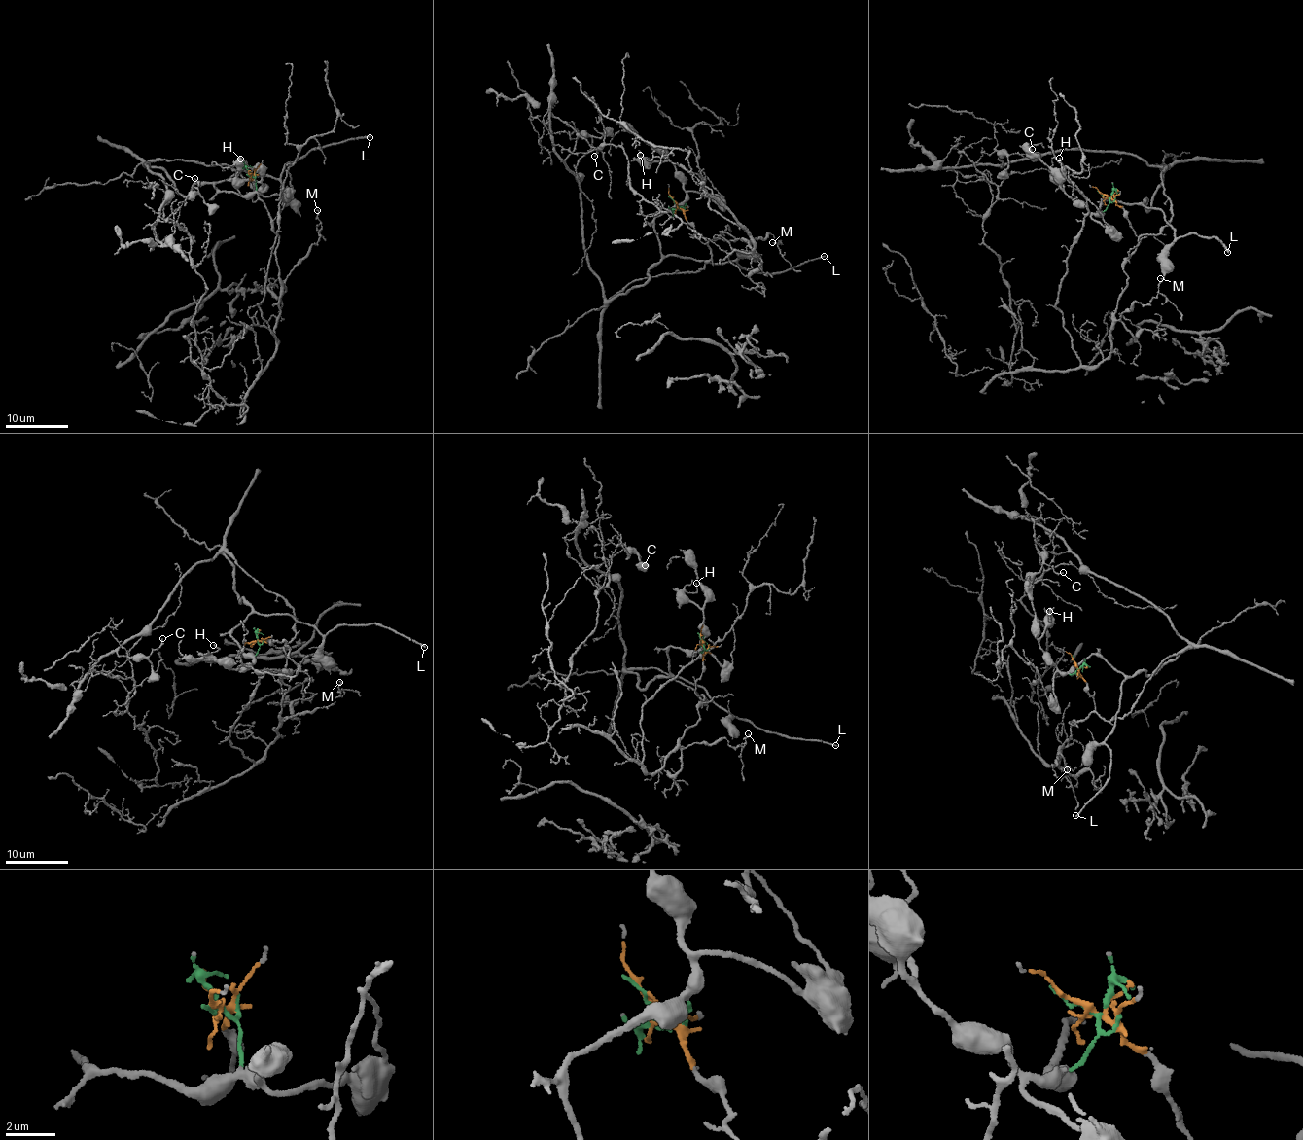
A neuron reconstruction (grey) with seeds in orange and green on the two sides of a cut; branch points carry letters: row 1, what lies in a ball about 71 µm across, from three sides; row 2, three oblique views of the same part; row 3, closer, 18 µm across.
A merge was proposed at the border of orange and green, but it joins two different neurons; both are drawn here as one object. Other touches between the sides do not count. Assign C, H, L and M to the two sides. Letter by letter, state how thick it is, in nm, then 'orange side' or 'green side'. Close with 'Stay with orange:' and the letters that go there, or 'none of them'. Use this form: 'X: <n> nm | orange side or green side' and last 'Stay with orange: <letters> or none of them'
C: 120 nm | green side
H: 110 nm | green side
L: 220 nm | green side
M: 120 nm | orange side
Stay with orange: M

